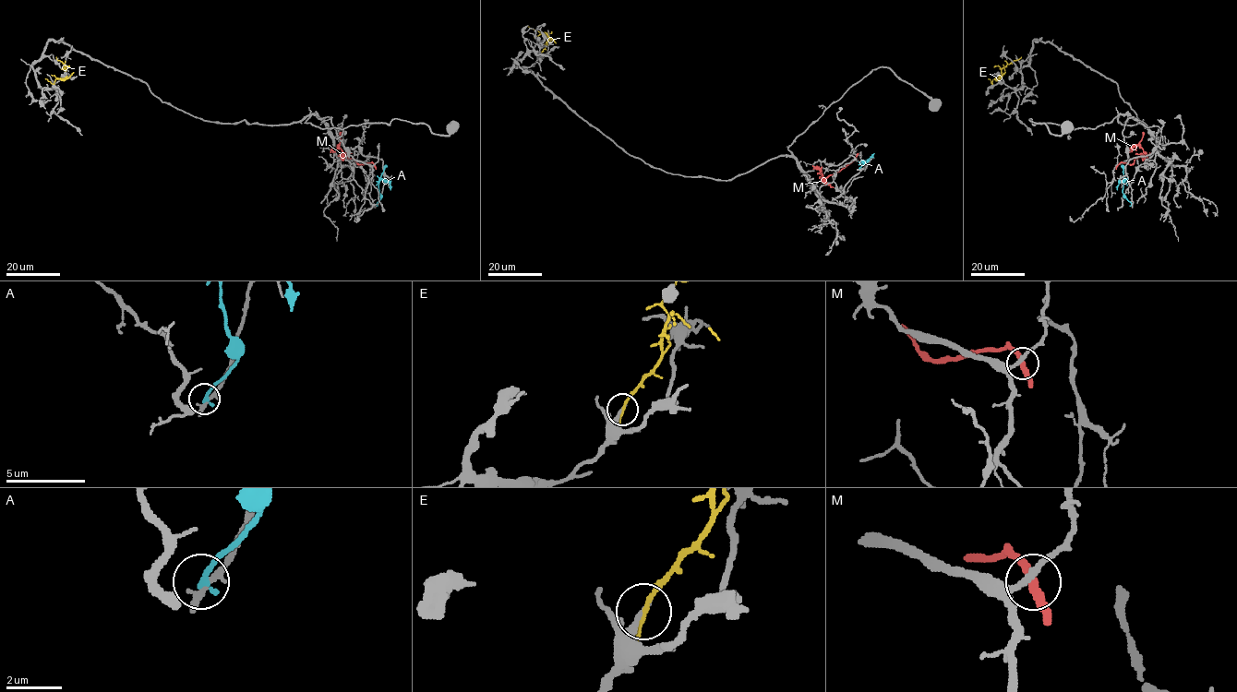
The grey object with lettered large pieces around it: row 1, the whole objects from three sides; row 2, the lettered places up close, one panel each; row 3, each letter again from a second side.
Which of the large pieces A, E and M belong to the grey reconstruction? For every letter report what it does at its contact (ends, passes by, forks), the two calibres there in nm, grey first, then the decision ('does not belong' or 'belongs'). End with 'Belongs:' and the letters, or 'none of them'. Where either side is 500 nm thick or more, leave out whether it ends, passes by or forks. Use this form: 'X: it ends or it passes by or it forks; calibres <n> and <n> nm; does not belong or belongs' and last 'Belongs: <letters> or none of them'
A: it ends; calibres 360 and 240 nm; does not belong
E: it passes by; calibres 200 and 160 nm; does not belong
M: it passes by; calibres 220 and 280 nm; does not belong
Belongs: none of them

